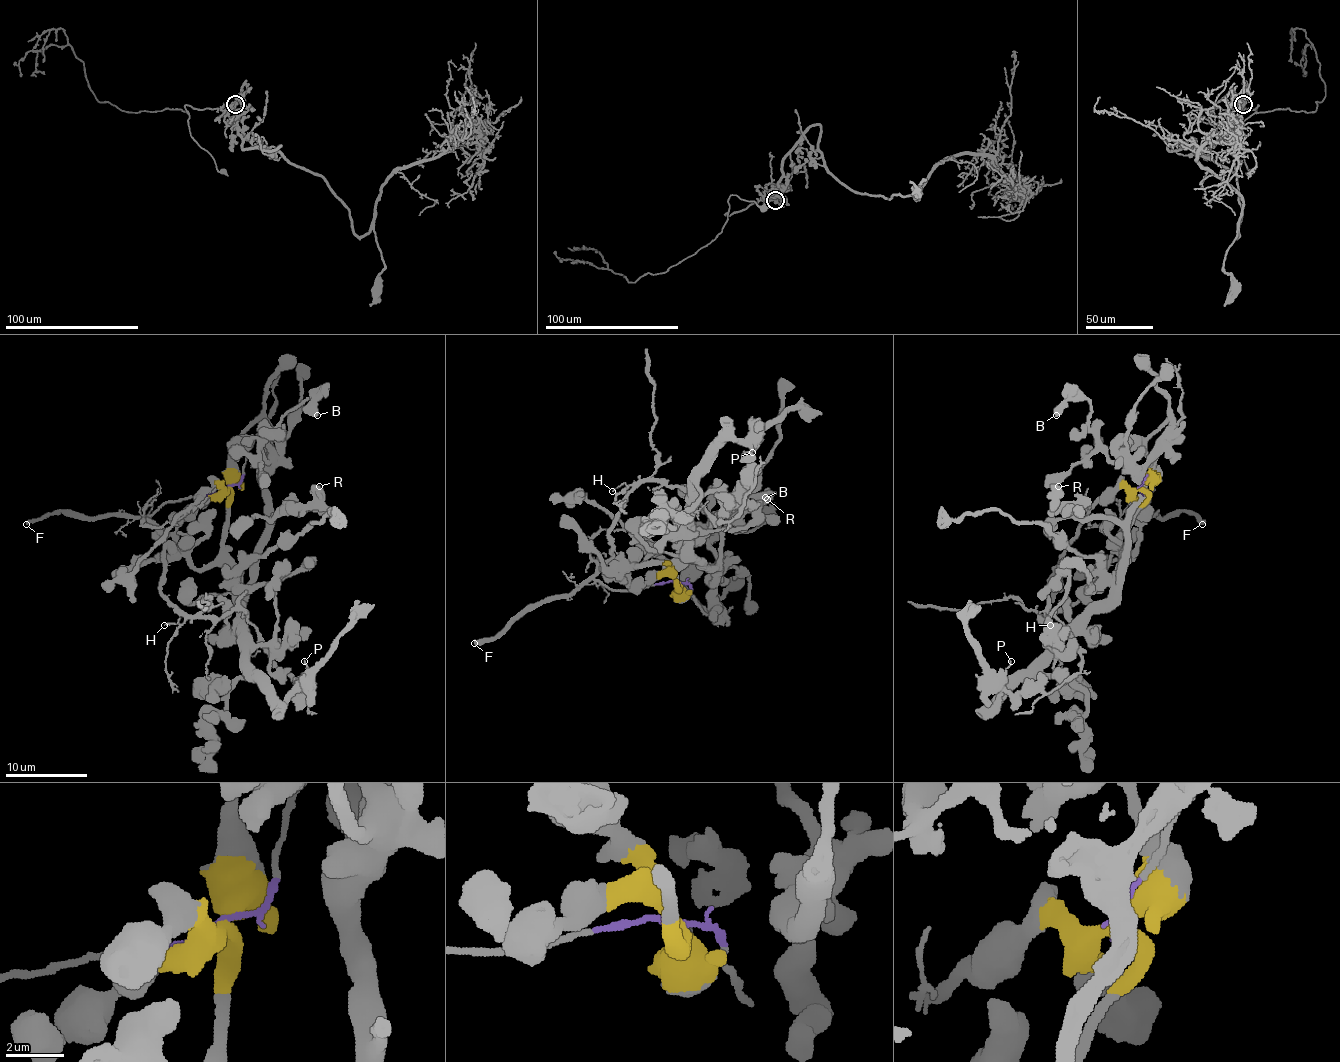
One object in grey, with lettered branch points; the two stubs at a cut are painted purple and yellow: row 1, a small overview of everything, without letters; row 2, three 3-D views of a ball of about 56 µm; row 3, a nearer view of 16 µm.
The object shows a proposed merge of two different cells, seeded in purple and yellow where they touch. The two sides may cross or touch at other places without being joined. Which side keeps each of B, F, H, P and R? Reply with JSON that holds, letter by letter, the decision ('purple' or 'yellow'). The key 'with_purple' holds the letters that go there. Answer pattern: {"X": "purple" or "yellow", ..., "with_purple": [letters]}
{"B": "yellow", "F": "purple", "H": "purple", "P": "yellow", "R": "yellow", "with_purple": ["F", "H"]}

